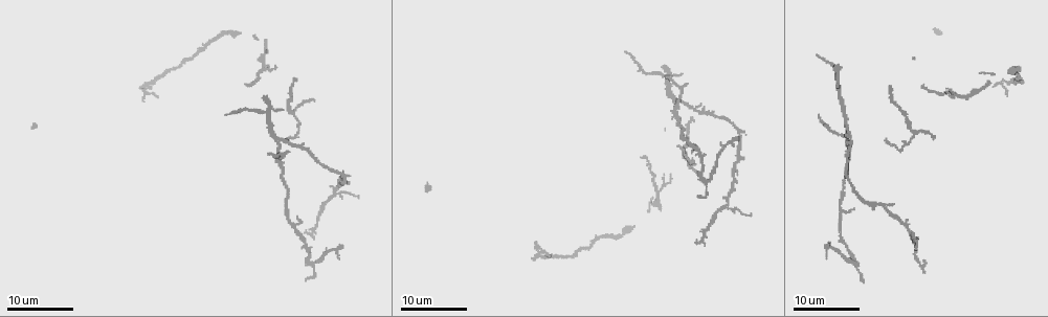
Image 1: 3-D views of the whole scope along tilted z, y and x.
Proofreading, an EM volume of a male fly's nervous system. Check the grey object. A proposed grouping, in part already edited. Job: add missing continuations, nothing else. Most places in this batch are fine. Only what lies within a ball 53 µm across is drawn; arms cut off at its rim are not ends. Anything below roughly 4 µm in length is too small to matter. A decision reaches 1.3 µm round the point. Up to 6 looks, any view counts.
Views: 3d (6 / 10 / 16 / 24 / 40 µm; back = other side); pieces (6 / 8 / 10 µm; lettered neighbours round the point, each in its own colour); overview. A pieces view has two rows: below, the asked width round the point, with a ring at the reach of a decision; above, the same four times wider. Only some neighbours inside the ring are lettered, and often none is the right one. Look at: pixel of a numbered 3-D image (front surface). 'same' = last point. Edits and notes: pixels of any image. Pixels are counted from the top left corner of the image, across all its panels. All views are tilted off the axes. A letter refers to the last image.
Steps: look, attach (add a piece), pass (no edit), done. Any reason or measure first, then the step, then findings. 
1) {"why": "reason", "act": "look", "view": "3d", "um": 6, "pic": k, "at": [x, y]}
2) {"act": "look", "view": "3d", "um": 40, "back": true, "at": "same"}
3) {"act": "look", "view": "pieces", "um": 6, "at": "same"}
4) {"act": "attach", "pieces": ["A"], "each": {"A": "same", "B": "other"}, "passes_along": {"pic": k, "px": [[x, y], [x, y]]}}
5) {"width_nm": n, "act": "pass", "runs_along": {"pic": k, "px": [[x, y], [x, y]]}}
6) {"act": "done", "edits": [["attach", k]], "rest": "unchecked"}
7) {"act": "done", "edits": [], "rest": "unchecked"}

{"why": "long arm stops here", "act": "look", "view": "3d", "um": 24, "pic": 1, "at": [698, 240]}

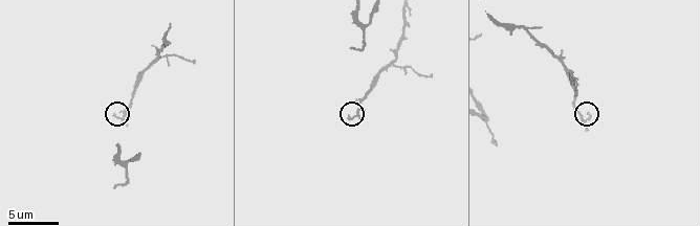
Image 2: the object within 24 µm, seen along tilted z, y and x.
{"act": "look", "view": "pieces", "um": 8, "pic": 2, "at": [113, 113]}

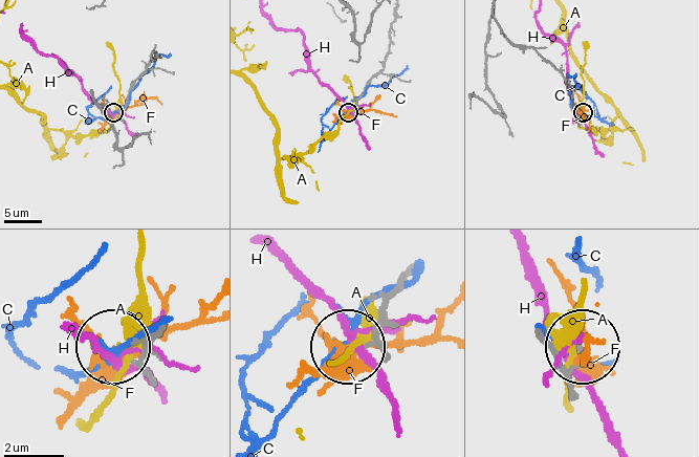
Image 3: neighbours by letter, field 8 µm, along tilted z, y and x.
{"act": "pass", "each": {"A": "other", "C": "other", "F": "other", "H": "other"}, "found": "none of them fits"}

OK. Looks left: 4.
{"act": "look", "view": "3d", "um": 24, "pic": 1, "at": [533, 260]}

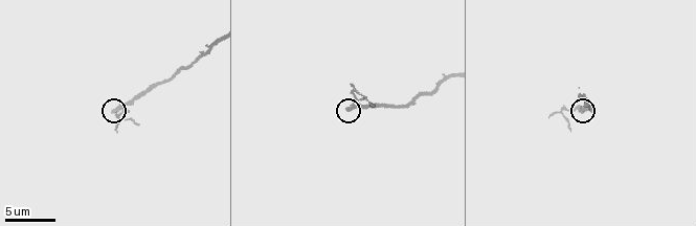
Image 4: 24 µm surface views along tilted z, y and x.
{"act": "look", "view": "pieces", "um": 8, "pic": 4, "at": [348, 108]}

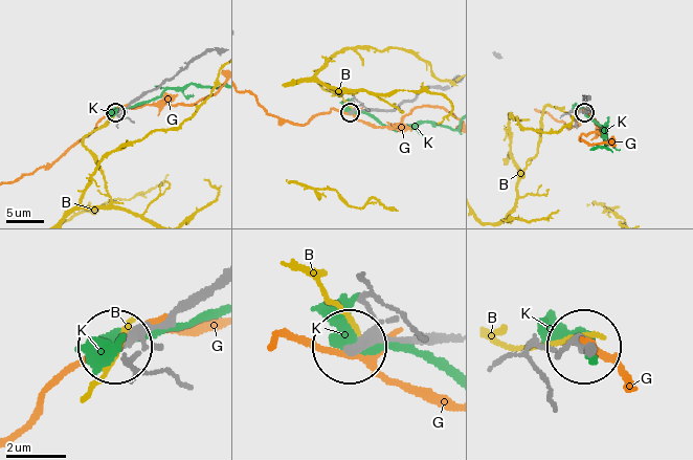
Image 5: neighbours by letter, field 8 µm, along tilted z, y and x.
{"width_nm": 280, "act": "pass", "each": {"B": "other", "G": "other", "K": "other"}, "runs_along": {"pic": 5, "px": [[434, 335], [381, 336], [353, 345]]}, "found": "none of them fits"}

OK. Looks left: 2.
{"act": "done", "edits": [], "rest": "unchecked"}

